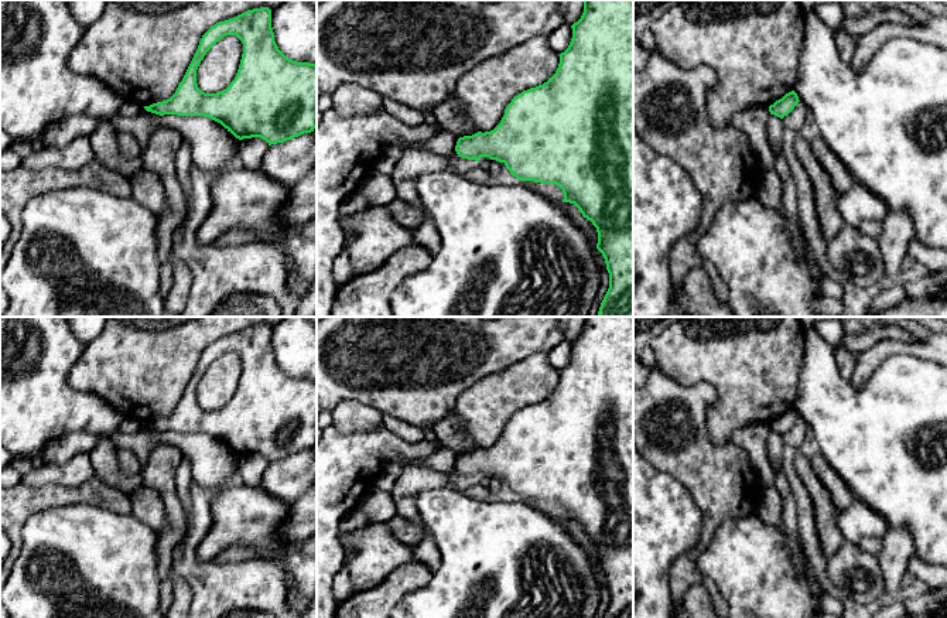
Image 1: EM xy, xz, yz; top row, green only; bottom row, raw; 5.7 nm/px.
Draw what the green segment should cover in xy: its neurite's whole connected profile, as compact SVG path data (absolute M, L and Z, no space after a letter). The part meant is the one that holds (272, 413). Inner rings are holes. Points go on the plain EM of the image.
M269 324L247 327L237 334L219 338L212 342L201 355L198 366L180 399L175 410L163 419L144 423L147 428L164 433L204 433L220 440L236 455L260 454L271 461L284 460L304 450L311 450L317 444L317 382L310 379L297 379L287 375L274 358L271 345L271 327ZM236 352L243 361L243 371L235 396L230 402L218 410L205 410L198 404L196 386L206 369L223 354Z

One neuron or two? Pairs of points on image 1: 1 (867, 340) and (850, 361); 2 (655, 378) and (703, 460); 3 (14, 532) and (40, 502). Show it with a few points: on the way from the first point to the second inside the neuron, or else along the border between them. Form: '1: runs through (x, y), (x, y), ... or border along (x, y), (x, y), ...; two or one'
1: border along (840, 344), (855, 357); two
2: runs through (676, 399), (684, 402), (684, 439); one
3: runs through (14, 523), (31, 504); one

